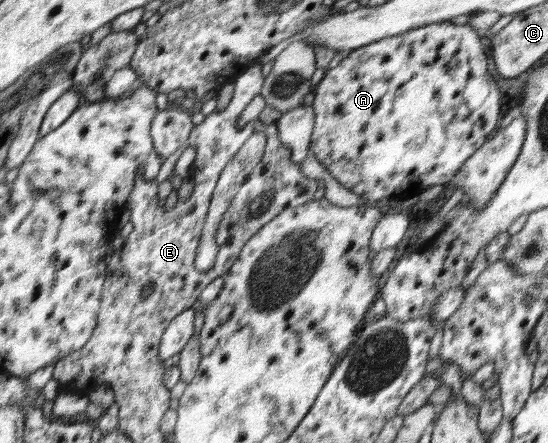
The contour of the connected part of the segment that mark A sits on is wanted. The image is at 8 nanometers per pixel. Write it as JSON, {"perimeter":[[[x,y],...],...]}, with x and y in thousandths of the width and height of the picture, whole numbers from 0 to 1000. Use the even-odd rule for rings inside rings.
{"perimeter":[[[823,47],[794,50],[766,63],[754,63],[750,70],[704,84],[681,95],[681,99],[633,117],[609,153],[593,160],[580,194],[569,203],[575,221],[568,242],[575,253],[575,278],[566,343],[624,420],[646,438],[664,445],[672,460],[692,463],[697,447],[715,447],[723,454],[761,445],[783,420],[810,418],[830,395],[850,359],[885,323],[894,298],[901,298],[901,289],[905,289],[905,275],[912,262],[912,230],[909,228],[912,210],[887,144],[883,99],[880,99],[880,84],[872,81],[872,72],[856,54],[832,56]]]}

